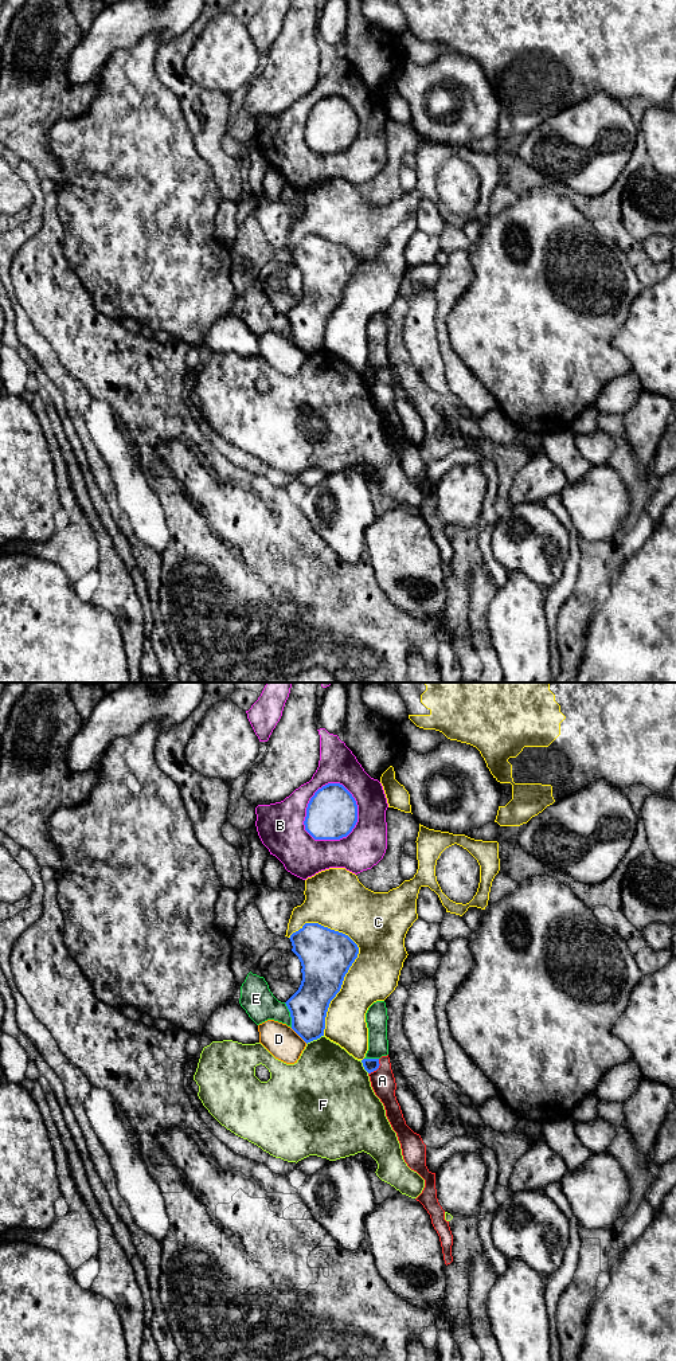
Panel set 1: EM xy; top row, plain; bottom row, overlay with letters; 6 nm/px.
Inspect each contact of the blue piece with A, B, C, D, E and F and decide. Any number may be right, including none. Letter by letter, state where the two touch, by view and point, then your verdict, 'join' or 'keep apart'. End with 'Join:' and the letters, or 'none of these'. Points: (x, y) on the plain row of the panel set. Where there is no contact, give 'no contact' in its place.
A: contact xy (376, 380); keep apart
B: contact xy (308, 117); keep apart
C: contact xy (351, 277); keep apart
D: contact xy (299, 347); keep apart
E: contact xy (290, 327); keep apart
F: contact xy (315, 351); keep apart
Join: none of these

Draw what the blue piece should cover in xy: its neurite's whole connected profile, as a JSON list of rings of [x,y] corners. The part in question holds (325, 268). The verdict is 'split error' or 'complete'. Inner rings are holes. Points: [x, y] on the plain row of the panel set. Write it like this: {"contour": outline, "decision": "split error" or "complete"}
{"contour": [[[305,235],[289,251],[302,278],[302,293],[285,316],[292,341],[308,356],[324,348],[329,316],[340,304],[359,259],[348,247],[319,235]]], "decision": "complete"}

